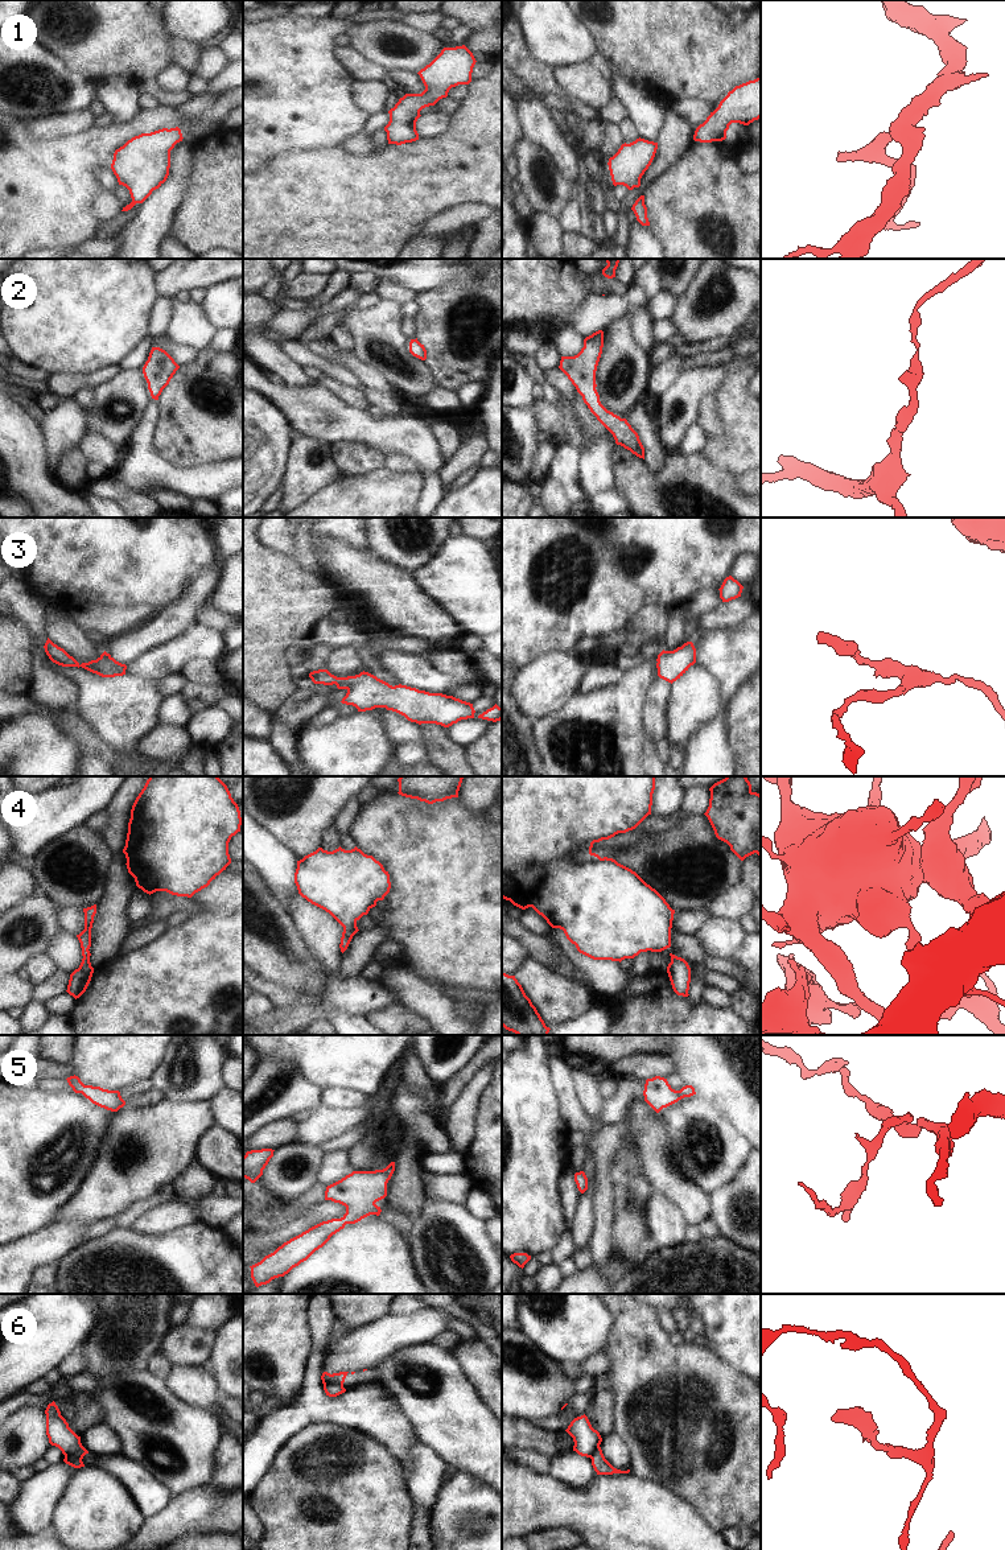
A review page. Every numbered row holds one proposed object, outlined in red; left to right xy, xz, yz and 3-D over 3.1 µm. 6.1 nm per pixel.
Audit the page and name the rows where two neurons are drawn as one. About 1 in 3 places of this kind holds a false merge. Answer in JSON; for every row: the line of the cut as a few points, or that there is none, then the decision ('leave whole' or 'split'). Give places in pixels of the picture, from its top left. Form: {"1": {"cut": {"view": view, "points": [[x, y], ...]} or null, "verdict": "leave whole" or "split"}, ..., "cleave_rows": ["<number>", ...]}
{"1": {"cut": null, "verdict": "leave whole"}, "2": {"cut": null, "verdict": "leave whole"}, "3": {"cut": null, "verdict": "leave whole"}, "4": {"cut": null, "verdict": "leave whole"}, "5": {"cut": null, "verdict": "leave whole"}, "6": {"cut": {"view": "xz", "points": [[324, 1384], [338, 1384], [342, 1386]]}, "verdict": "split"}, "cleave_rows": ["6"]}

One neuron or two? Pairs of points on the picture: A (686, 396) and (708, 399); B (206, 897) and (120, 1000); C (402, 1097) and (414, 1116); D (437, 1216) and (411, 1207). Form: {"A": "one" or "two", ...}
{"A": "two", "B": "two", "C": "one", "D": "two"}

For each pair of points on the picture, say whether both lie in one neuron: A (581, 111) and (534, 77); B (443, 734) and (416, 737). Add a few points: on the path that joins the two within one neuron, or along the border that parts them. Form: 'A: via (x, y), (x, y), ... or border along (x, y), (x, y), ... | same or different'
A: via (569, 101), (555, 87), (546, 85) | same
B: border along (419, 725), (431, 745), (431, 750) | different

